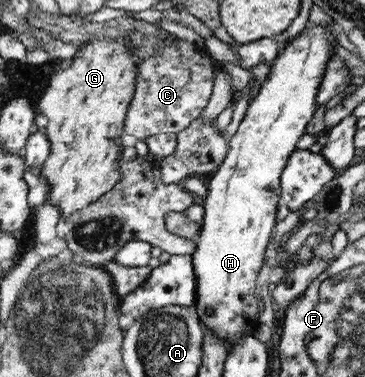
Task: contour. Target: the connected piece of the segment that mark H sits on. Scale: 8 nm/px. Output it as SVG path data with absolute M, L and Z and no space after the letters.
M308 24L300 34L294 38L288 40L288 44L281 49L281 52L277 55L277 58L272 61L271 73L263 84L258 86L256 97L248 104L248 109L236 133L233 136L228 137L228 153L224 158L224 161L218 166L218 169L212 173L212 178L208 183L207 194L201 202L204 203L205 211L203 223L201 224L201 230L196 236L196 251L192 253L192 266L194 266L194 274L196 274L196 309L198 310L198 316L201 317L202 322L206 324L208 330L212 330L216 336L224 338L226 340L226 348L231 349L232 345L240 341L240 336L244 332L248 332L250 325L252 325L252 317L258 313L258 301L254 297L254 285L256 285L256 277L264 265L264 253L266 253L266 245L272 237L272 231L274 231L274 223L276 223L276 203L280 201L280 175L285 171L286 163L290 160L294 149L296 149L296 143L298 139L304 135L304 131L308 128L308 123L313 119L314 112L317 111L317 96L318 90L321 89L323 83L324 72L326 72L328 61L330 57L336 53L336 47L332 46L332 43L336 43L334 33L330 28L326 28L322 25Z

